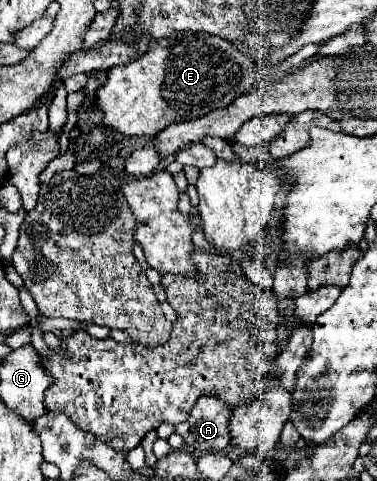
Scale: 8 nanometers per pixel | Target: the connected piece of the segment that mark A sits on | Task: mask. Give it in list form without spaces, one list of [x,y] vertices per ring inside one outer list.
[[[203,395],[189,413],[185,423],[177,425],[177,433],[185,439],[185,447],[199,453],[217,453],[231,445],[229,435],[231,411],[217,397]]]

